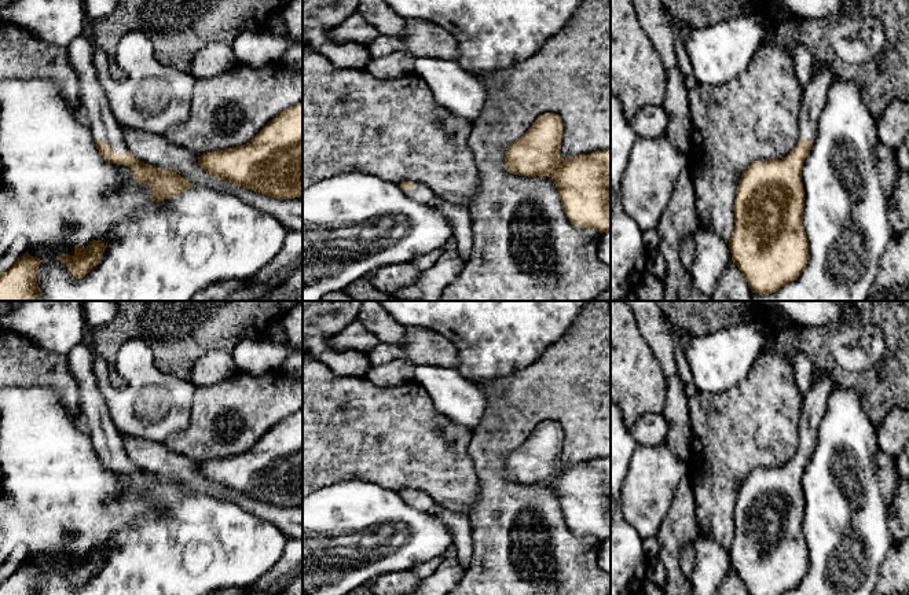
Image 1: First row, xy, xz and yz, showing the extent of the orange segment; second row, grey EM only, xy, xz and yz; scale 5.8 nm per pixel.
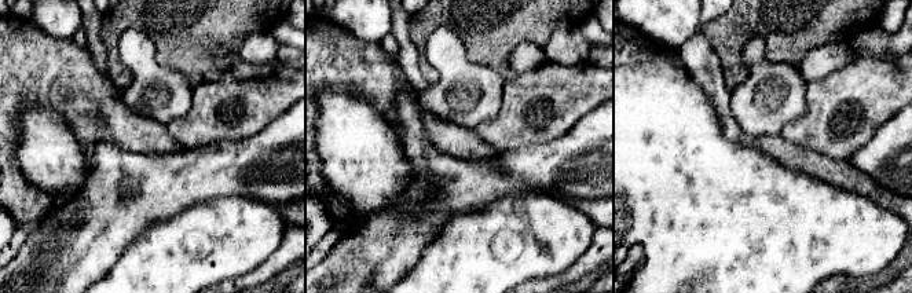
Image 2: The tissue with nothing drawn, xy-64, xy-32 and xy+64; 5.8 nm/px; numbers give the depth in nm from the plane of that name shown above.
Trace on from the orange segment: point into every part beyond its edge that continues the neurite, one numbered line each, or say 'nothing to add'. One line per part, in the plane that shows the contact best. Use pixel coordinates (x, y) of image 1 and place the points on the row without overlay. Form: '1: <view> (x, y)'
1: xy (94, 408)

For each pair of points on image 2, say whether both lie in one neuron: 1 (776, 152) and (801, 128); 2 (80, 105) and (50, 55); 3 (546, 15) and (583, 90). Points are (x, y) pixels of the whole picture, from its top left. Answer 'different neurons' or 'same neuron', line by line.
1: different neurons
2: same neuron
3: different neurons

